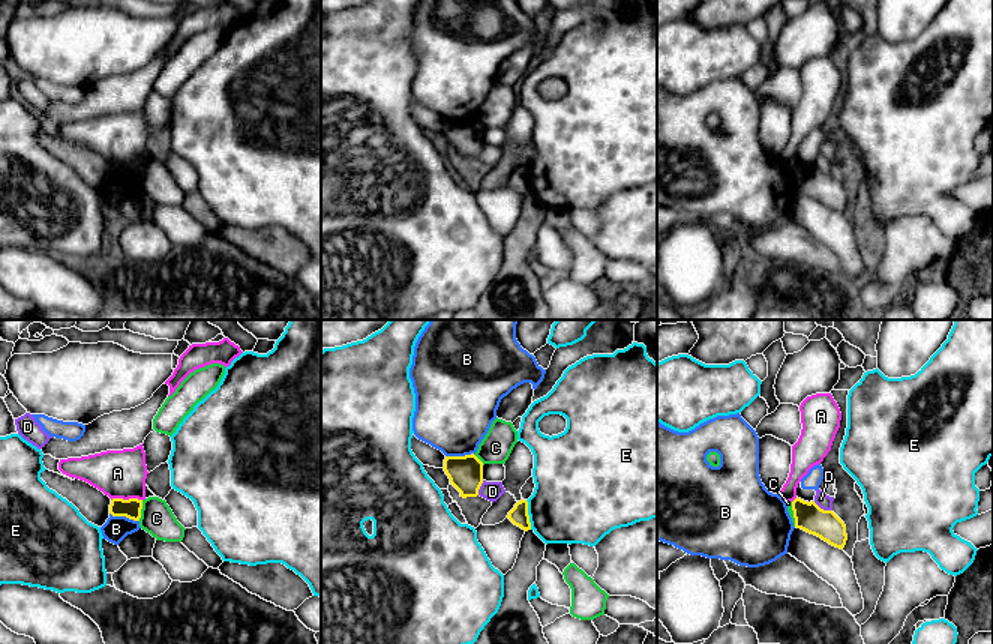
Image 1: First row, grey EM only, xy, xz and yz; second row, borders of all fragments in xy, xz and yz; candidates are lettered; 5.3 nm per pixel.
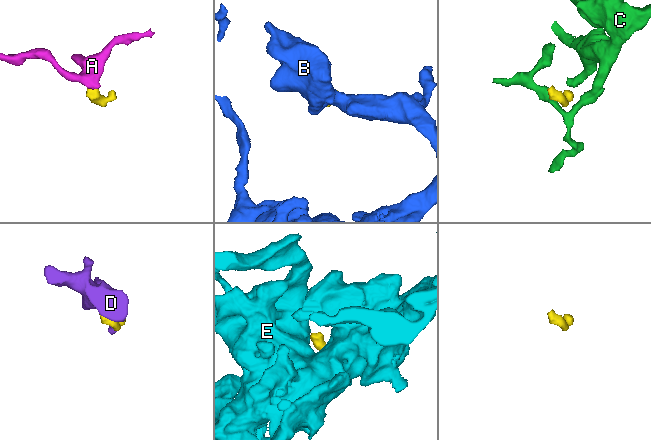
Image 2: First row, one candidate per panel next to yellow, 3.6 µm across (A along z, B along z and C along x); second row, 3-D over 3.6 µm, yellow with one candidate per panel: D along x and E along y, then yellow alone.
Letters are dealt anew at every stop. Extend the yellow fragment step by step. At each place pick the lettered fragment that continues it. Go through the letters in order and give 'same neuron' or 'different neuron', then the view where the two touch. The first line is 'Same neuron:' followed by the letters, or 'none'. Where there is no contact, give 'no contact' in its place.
Same neuron: none
A: different neuron | xy
B: different neuron | xy
C: different neuron | xy
D: different neuron | yz
E: different neuron | xz

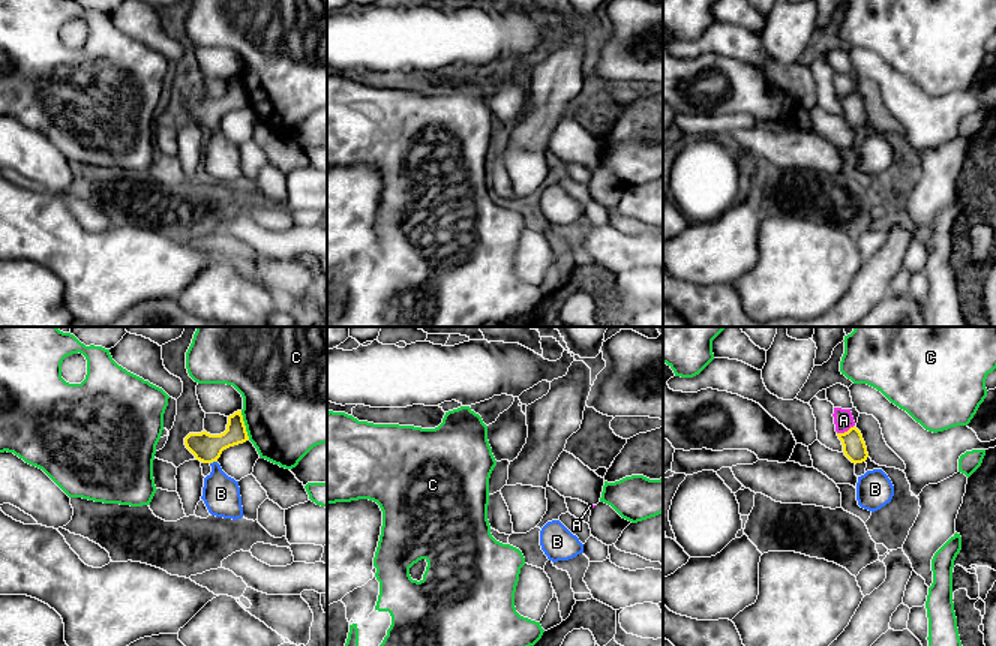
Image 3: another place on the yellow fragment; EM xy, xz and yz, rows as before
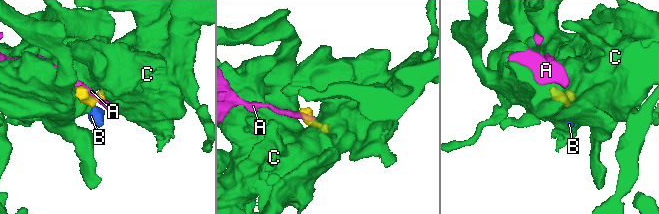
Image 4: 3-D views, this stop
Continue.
Same neuron: B
A: different neuron | yz
B: same neuron | xy
C: different neuron | xy

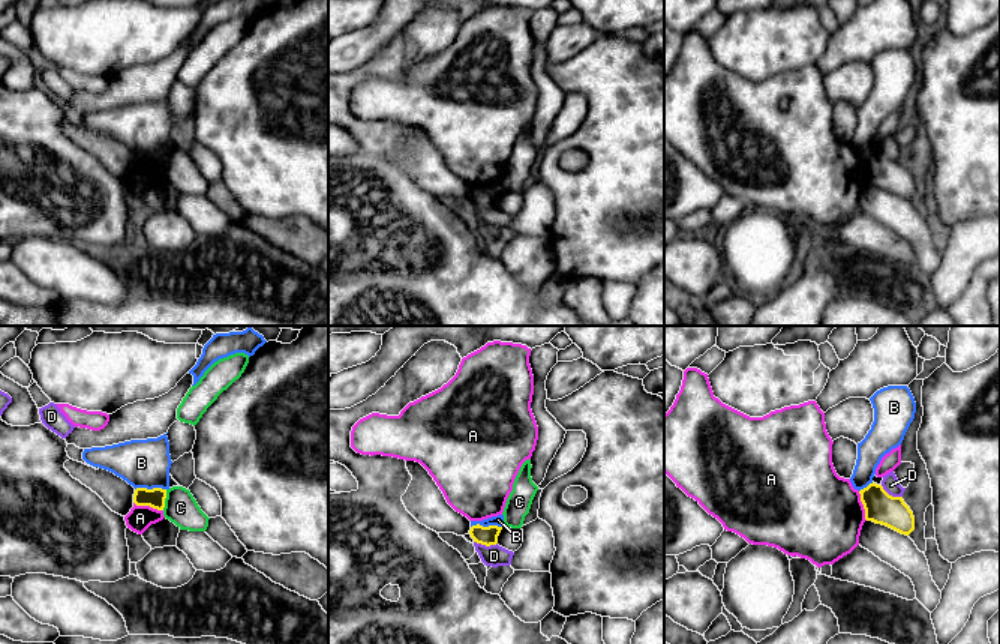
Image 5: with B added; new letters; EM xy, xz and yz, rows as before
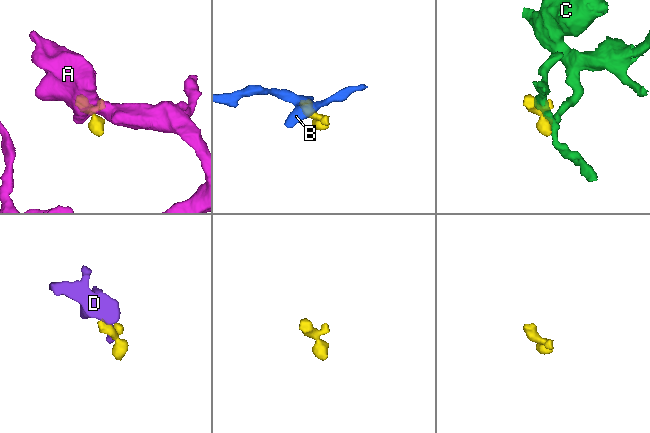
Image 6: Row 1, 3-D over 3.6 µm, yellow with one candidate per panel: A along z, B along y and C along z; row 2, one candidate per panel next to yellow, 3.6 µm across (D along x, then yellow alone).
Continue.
Same neuron: none
A: different neuron | xy
B: different neuron | xy
C: different neuron | xy
D: different neuron | xz

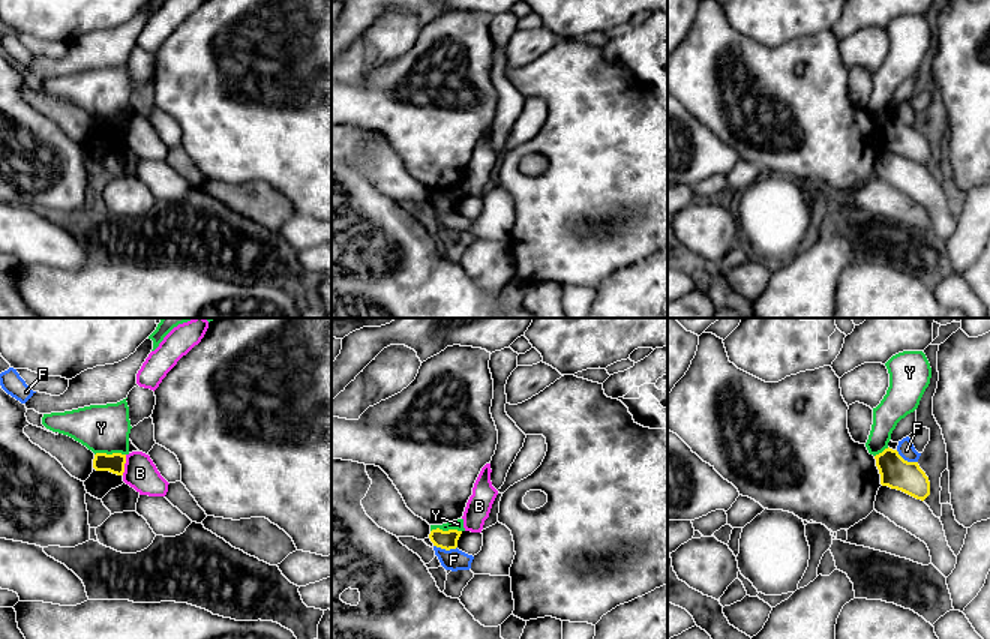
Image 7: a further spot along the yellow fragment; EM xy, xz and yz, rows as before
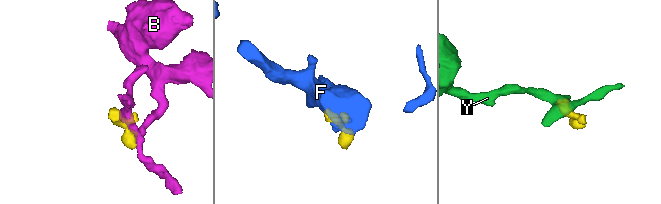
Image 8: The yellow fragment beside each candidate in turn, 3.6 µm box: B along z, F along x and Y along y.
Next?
Same neuron: none
B: different neuron | xy
F: different neuron | xz
Y: different neuron | xy

